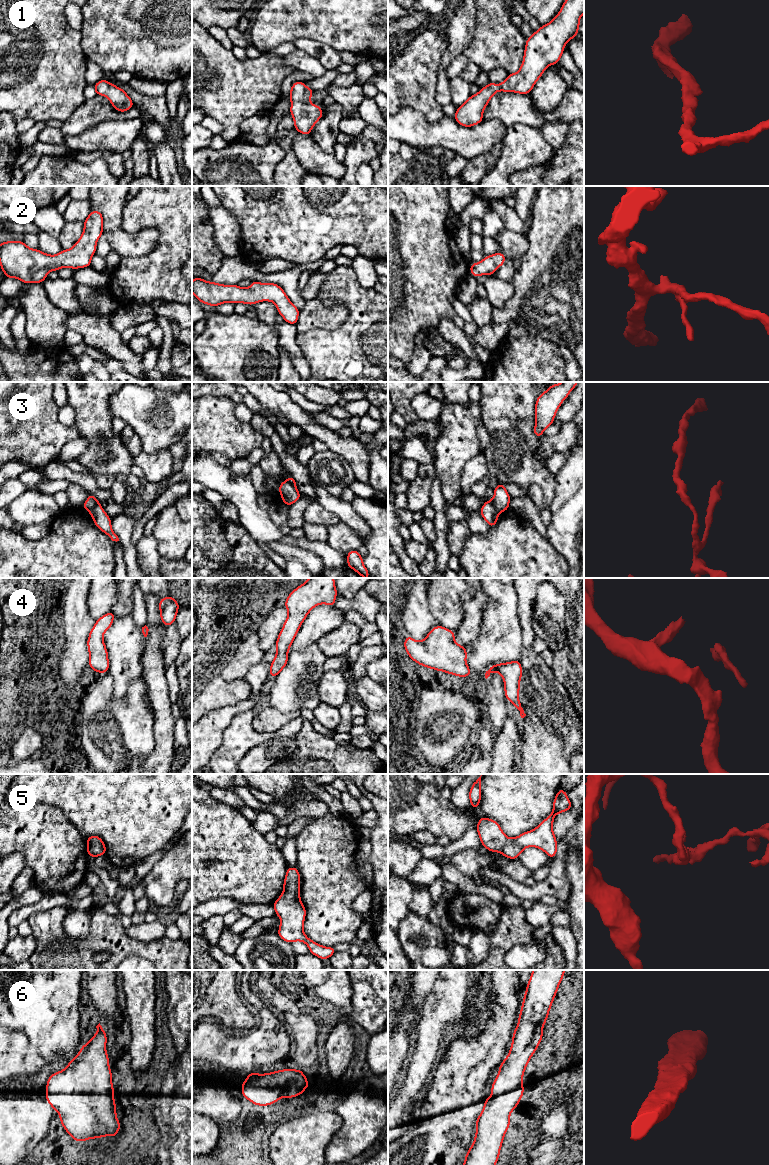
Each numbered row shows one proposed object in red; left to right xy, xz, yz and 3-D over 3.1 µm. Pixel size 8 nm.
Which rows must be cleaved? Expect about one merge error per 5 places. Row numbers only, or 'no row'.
3

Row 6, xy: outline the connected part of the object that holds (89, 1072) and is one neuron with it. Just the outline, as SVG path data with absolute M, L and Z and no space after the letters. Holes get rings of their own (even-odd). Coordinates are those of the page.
M100 1023L97 1033L84 1044L75 1058L62 1071L49 1076L45 1099L59 1113L60 1122L74 1141L114 1137L120 1130L120 1121L116 1116L112 1072L106 1052L107 1035Z

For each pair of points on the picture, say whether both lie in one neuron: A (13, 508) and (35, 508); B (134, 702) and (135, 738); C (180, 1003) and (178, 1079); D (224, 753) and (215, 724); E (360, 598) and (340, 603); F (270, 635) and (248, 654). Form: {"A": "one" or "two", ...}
{"A": "one", "B": "one", "C": "two", "D": "two", "E": "one", "F": "one"}

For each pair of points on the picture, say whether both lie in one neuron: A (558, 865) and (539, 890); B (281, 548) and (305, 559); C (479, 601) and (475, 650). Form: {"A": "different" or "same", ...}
{"A": "same", "B": "same", "C": "different"}

